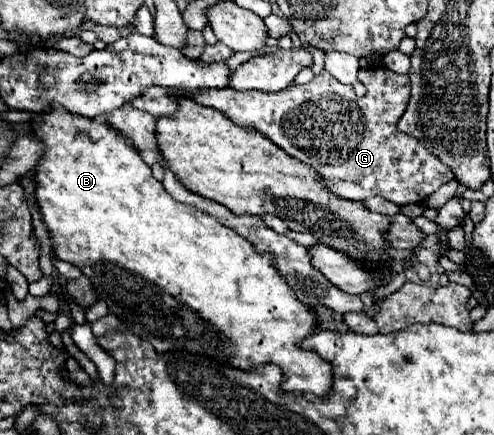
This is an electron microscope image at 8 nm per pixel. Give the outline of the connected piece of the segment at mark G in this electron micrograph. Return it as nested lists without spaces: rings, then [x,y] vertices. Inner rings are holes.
[[[374,67],[358,73],[366,95],[358,99],[352,85],[338,83],[328,71],[322,71],[306,85],[292,85],[280,93],[222,89],[196,93],[194,101],[218,109],[232,123],[254,129],[284,149],[290,157],[316,169],[326,181],[326,189],[342,199],[384,197],[396,205],[420,203],[440,185],[452,181],[452,171],[440,165],[420,141],[396,131],[408,97],[408,75],[398,75],[386,67]]]

